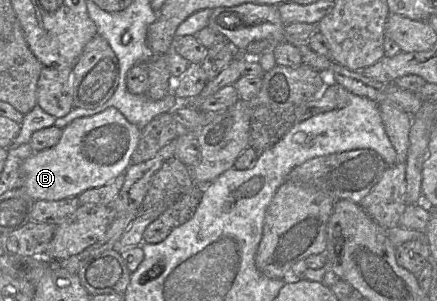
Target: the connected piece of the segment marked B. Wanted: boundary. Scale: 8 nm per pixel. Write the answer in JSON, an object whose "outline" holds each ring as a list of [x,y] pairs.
{"outline":[[[114,107],[93,116],[78,118],[62,129],[55,146],[34,152],[23,161],[20,168],[21,188],[35,201],[57,201],[102,187],[129,168],[140,135],[141,129],[127,121]]]}

